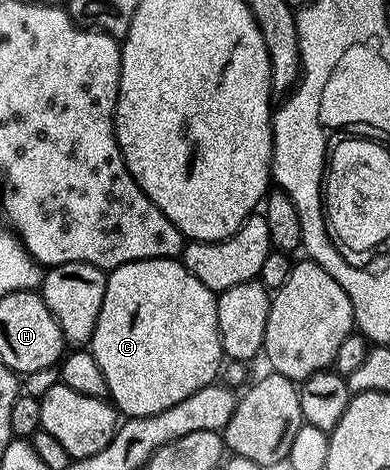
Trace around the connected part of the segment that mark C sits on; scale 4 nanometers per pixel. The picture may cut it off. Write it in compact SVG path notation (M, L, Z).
M172 258L129 262L107 273L100 320L96 320L88 349L103 373L113 405L123 415L139 418L164 412L164 408L172 408L172 404L180 404L180 400L192 396L192 392L211 385L217 374L219 377L224 355L216 324L217 303L215 291L200 284L181 261Z

